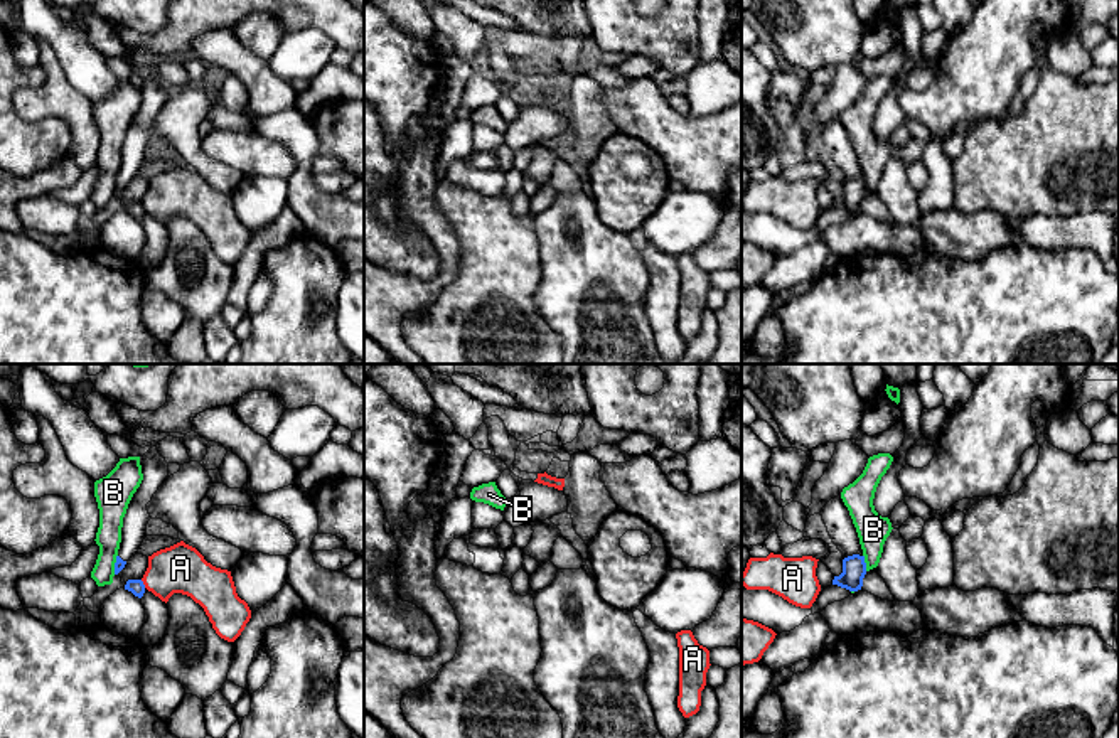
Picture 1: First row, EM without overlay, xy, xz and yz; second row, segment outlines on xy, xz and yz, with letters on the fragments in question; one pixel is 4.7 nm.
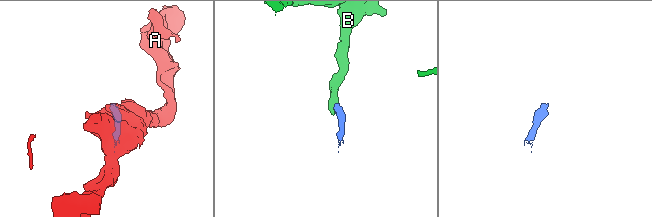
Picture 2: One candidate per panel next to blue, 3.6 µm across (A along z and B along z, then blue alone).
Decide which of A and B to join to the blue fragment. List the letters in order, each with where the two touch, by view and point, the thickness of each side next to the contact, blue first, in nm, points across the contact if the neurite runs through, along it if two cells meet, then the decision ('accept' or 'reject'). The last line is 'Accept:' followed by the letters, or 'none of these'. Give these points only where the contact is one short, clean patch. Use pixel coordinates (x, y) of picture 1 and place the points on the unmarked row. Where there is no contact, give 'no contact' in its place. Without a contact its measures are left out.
A: contact xy (142, 206); calibres 70 and 240 nm; reject
B: contact yz (865, 186); calibres 110 and 150 nm; border yz (863, 177), (867, 192); reject
Accept: none of these

